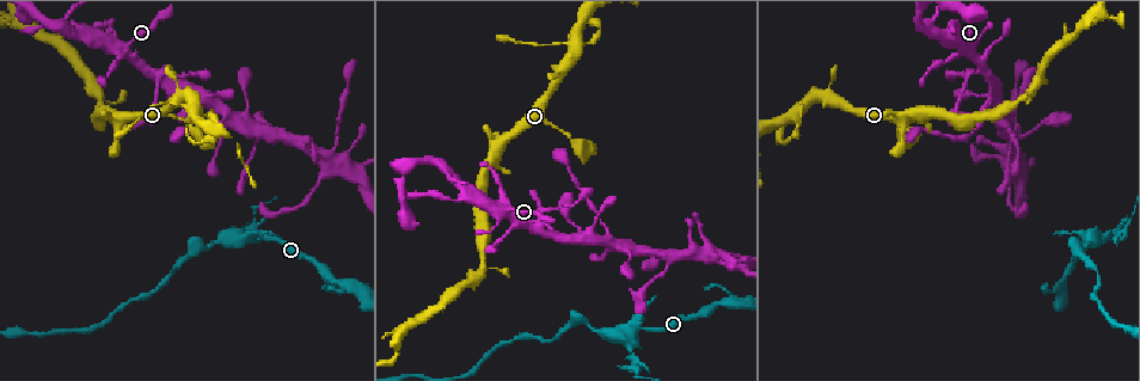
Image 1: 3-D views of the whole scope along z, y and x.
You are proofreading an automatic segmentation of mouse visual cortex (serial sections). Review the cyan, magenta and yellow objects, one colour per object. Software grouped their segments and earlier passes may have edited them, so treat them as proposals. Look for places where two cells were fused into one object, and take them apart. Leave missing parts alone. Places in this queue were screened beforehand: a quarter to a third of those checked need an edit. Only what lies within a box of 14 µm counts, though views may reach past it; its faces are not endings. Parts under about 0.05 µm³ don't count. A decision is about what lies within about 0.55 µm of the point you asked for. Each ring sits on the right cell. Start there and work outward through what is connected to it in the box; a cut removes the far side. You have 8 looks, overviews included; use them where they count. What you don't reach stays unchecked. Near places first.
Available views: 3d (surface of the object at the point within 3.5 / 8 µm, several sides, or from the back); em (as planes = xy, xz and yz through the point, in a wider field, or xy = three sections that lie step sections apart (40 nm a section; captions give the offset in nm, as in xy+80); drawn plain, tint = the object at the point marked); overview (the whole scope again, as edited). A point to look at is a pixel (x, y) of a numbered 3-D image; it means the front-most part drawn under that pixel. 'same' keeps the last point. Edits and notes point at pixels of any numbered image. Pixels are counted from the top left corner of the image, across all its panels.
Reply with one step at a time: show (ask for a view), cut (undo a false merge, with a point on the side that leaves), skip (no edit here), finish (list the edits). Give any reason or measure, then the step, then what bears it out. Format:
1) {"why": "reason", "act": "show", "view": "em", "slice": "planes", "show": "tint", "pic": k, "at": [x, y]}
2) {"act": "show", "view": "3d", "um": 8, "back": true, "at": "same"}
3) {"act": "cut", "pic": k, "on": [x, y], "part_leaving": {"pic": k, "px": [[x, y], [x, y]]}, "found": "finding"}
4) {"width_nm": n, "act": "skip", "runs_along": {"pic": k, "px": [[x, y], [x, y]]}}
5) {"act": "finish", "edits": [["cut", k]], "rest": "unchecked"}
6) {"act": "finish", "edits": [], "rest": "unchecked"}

{"why": "abrupt turn", "act": "show", "view": "3d", "um": 8, "pic": 1, "at": [575, 44]}

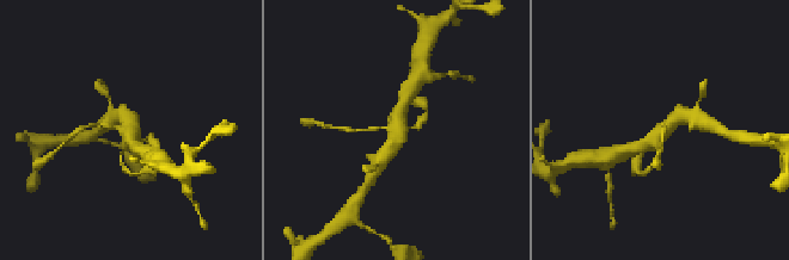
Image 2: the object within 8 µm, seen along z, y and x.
{"why": "shape alone is not enough", "act": "show", "view": "em", "slice": "xy", "step": 3, "show": "tint", "pic": 2, "at": [398, 128]}

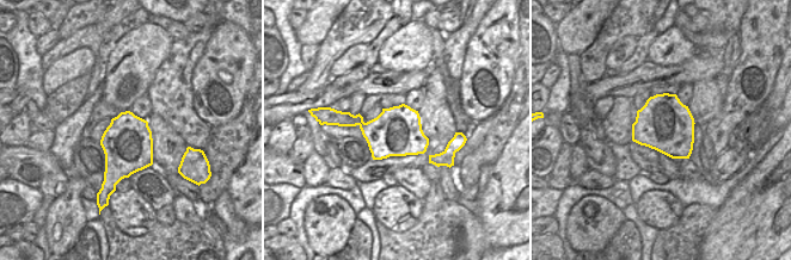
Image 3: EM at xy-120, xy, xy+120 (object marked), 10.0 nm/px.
{"width_nm": 500, "act": "skip", "runs_along": {"pic": 2, "px": [[689, 116], [679, 116], [637, 148]]}, "found": "continuous, no second cell"}

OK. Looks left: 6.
{"why": "thin arm on a thick one", "act": "show", "view": "3d", "um": 3.5, "pic": 1, "at": [241, 239]}

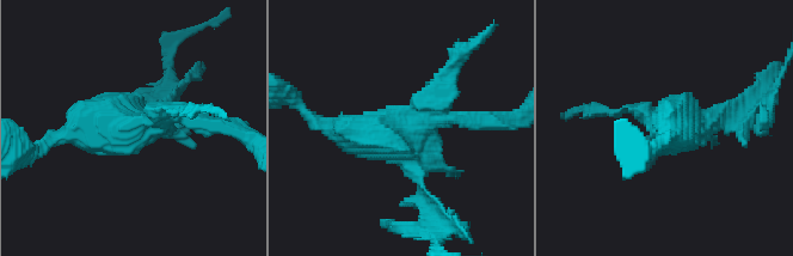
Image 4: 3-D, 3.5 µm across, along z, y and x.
{"why": "need the tissue", "act": "show", "view": "em", "slice": "xy", "step": 1, "show": "tint", "pic": 4, "at": [399, 133]}

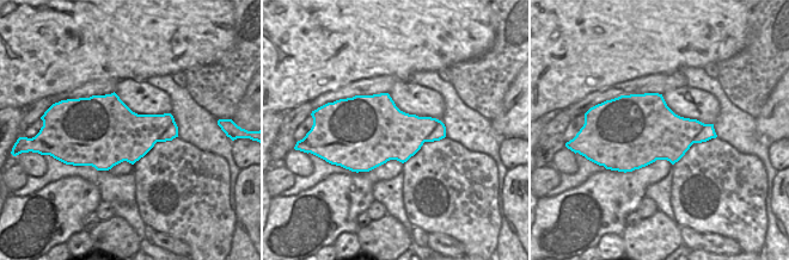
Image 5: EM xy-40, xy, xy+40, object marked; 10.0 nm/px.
{"act": "cut", "pic": 4, "on": [596, 113], "found": "a second cell is stuck on"}

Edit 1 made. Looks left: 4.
{"why": "redraw", "act": "show", "view": "overview"}

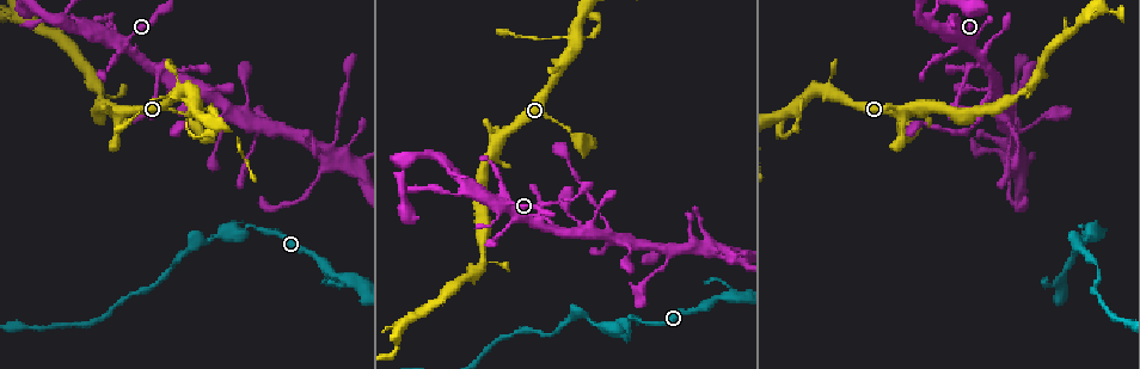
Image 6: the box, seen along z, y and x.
{"act": "show", "view": "3d", "um": 8, "pic": 6, "at": [399, 334]}

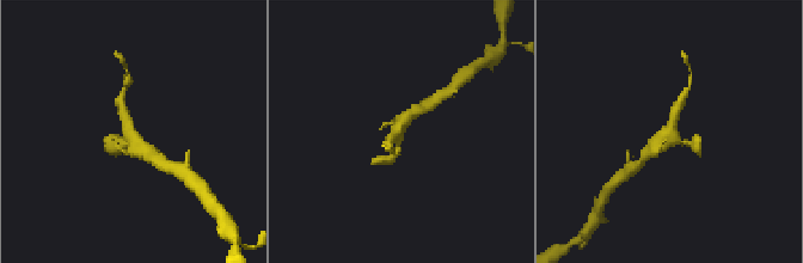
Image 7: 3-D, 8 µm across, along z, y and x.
{"act": "show", "view": "em", "slice": "xy", "step": 3, "show": "tint", "pic": 7, "at": [670, 140]}

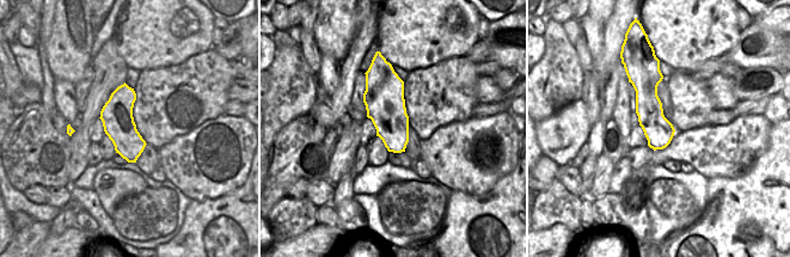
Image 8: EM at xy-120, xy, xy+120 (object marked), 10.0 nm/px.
{"act": "skip", "found": "all the same cell"}

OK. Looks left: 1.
{"act": "finish", "edits": [["cut", 4]], "rest": "unchecked"}

